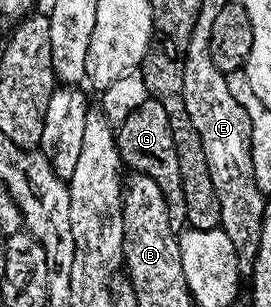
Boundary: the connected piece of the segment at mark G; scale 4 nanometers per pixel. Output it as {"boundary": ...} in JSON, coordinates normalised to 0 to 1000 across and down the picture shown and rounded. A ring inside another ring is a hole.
{"boundary":[[[542,322],[432,410],[428,443],[454,541],[469,554],[546,570],[546,583],[572,590],[576,609],[590,609],[620,661],[627,743],[646,752],[668,749],[686,733],[686,664],[664,583],[664,531],[649,518],[649,466],[635,466],[620,362],[605,362],[605,349],[590,349],[583,329]]]}

